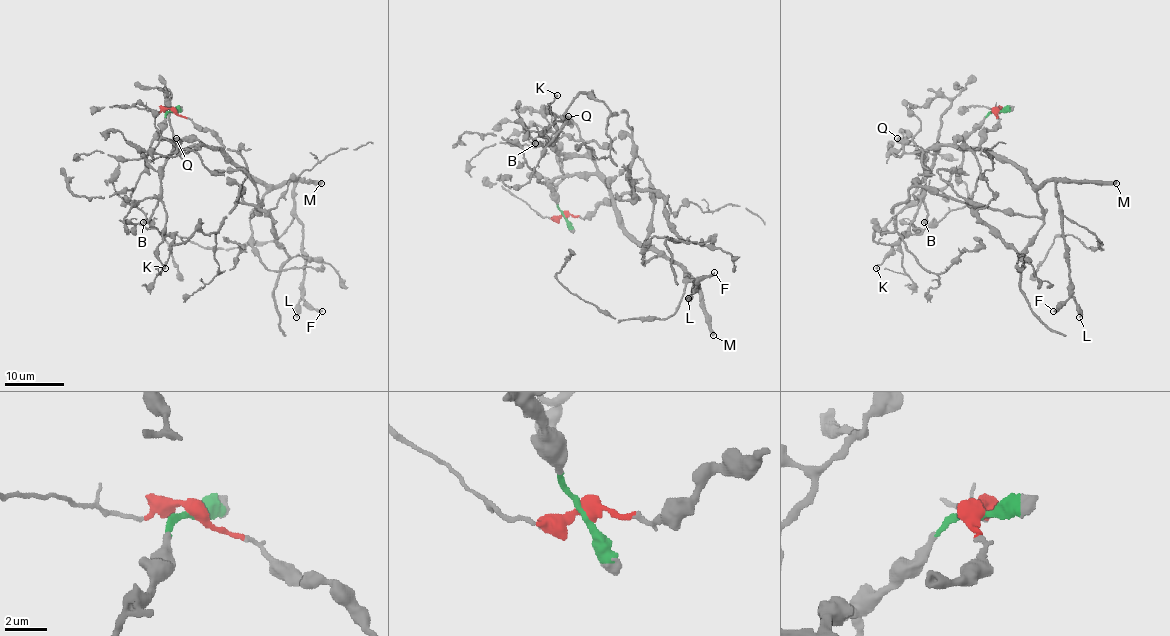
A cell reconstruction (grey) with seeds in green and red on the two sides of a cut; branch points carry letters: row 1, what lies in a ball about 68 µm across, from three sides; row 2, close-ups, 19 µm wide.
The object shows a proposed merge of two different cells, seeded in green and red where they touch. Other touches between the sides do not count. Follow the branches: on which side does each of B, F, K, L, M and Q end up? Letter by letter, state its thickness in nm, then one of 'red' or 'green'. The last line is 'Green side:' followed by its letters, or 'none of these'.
B: calibre 550 nm; green
F: calibre 320 nm; green
K: calibre 200 nm; green
L: calibre 400 nm; green
M: calibre 480 nm; green
Q: calibre 600 nm; green
Green side: B, F, K, L, M, Q

